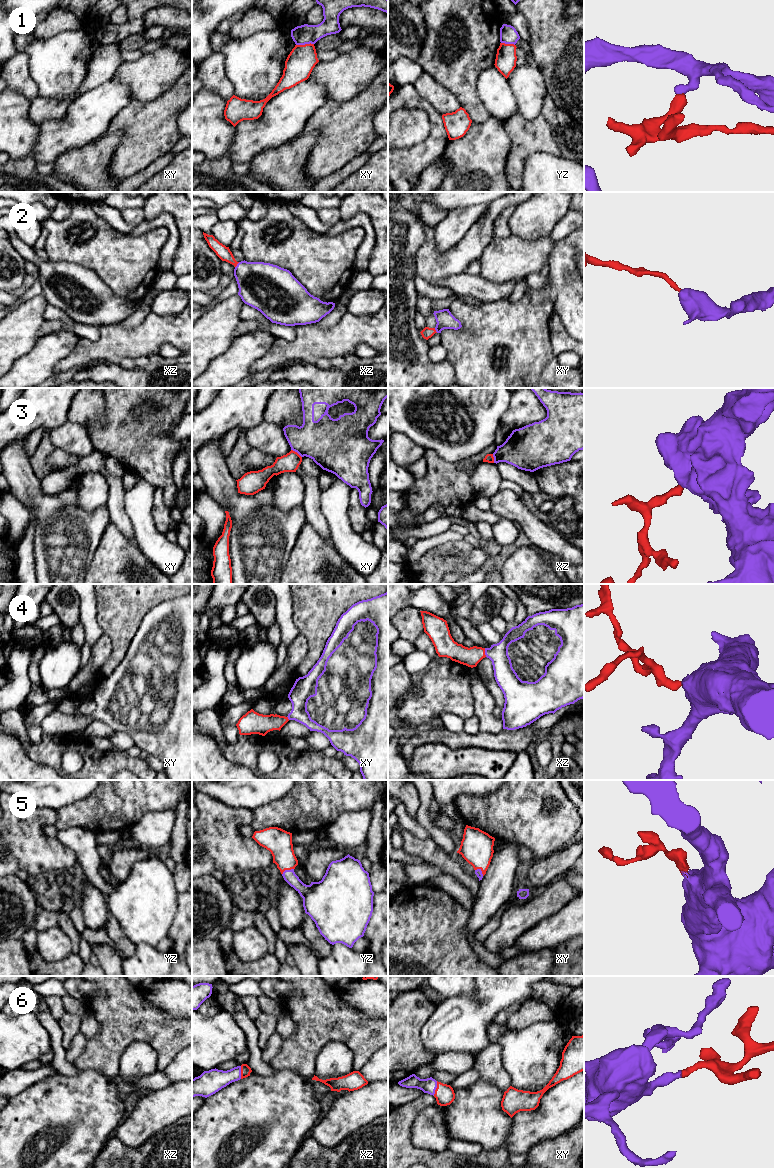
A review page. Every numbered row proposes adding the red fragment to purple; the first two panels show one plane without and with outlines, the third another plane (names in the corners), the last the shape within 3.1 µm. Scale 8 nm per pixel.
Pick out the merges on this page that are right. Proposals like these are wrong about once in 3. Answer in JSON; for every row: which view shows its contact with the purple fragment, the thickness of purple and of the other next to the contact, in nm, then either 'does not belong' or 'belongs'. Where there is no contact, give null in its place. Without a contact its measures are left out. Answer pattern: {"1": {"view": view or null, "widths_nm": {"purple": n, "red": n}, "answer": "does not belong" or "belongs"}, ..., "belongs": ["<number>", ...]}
{"1": {"view": "xy", "widths_nm": {"purple": 160, "red": 220}, "answer": "does not belong"}, "2": {"view": "xz", "widths_nm": {"purple": 380, "red": 110}, "answer": "belongs"}, "3": {"view": "xy", "widths_nm": {"purple": 360, "red": 150}, "answer": "does not belong"}, "4": {"view": "xz", "widths_nm": {"purple": 170, "red": 150}, "answer": "belongs"}, "5": {"view": "yz", "widths_nm": {"purple": 130, "red": 200}, "answer": "belongs"}, "6": {"view": "xy", "widths_nm": {"purple": 120, "red": 160}, "answer": "belongs"}, "belongs": ["2", "4", "5", "6"]}

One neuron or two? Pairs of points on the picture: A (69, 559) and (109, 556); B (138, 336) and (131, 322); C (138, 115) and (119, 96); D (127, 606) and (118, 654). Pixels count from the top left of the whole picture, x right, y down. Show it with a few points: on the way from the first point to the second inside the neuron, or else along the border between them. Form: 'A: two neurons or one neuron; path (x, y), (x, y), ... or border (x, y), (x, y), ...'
A: two neurons; border (102, 535), (91, 565), (85, 573)
B: two neurons; border (150, 311), (132, 328), (123, 328), (119, 324)
C: two neurons; border (131, 100), (111, 120)
D: one neuron; path (120, 618), (120, 642)

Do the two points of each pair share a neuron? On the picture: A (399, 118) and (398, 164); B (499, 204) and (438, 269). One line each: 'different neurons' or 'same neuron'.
A: different neurons
B: same neuron

